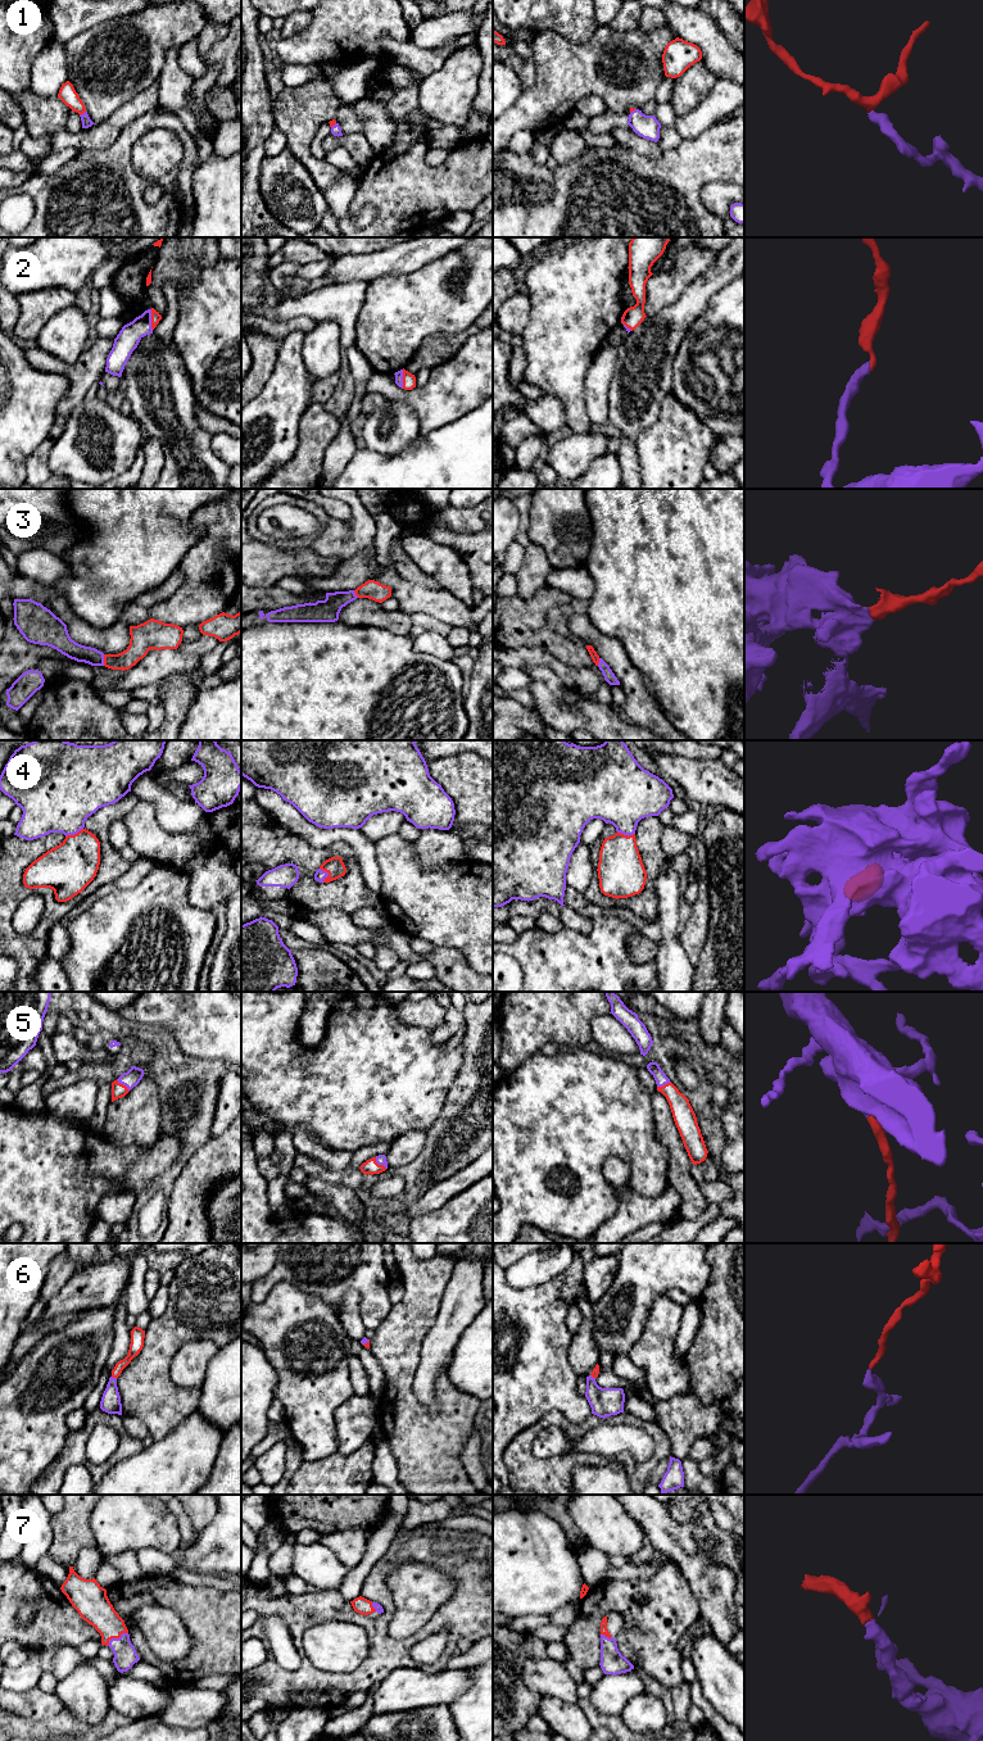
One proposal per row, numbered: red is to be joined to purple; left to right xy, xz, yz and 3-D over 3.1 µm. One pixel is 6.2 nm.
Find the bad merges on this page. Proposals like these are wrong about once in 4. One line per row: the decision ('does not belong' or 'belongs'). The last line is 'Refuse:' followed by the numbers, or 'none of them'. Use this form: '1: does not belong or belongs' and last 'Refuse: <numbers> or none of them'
1: belongs
2: belongs
3: belongs
4: belongs
5: belongs
6: belongs
7: belongs
Refuse: none of them

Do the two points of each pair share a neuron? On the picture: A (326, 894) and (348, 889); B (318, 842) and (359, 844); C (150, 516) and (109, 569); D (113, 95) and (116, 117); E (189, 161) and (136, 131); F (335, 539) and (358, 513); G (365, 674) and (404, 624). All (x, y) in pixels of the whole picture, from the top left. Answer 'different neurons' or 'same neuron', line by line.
A: same neuron
B: same neuron
C: same neuron
D: different neurons
E: same neuron
F: same neuron
G: different neurons

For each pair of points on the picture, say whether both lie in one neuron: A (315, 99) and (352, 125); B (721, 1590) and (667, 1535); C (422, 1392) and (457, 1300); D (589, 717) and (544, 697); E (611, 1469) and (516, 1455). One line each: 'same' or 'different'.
A: different
B: same
C: same
D: same
E: different

